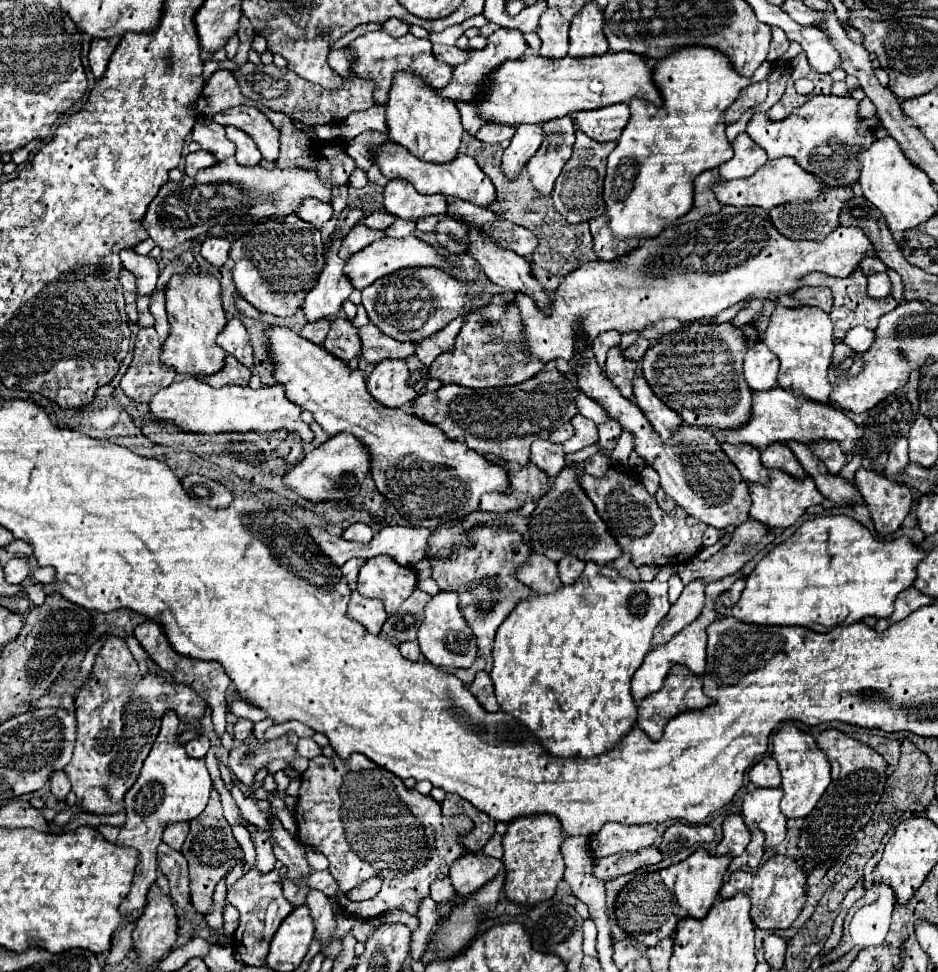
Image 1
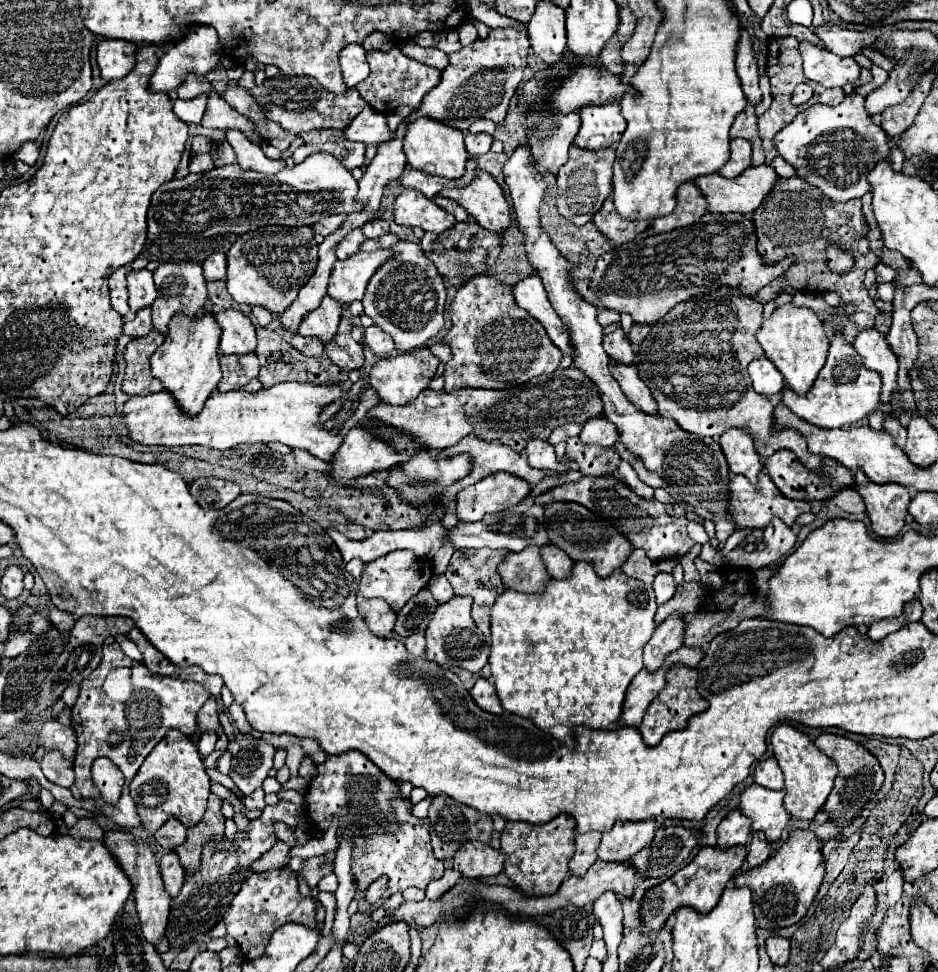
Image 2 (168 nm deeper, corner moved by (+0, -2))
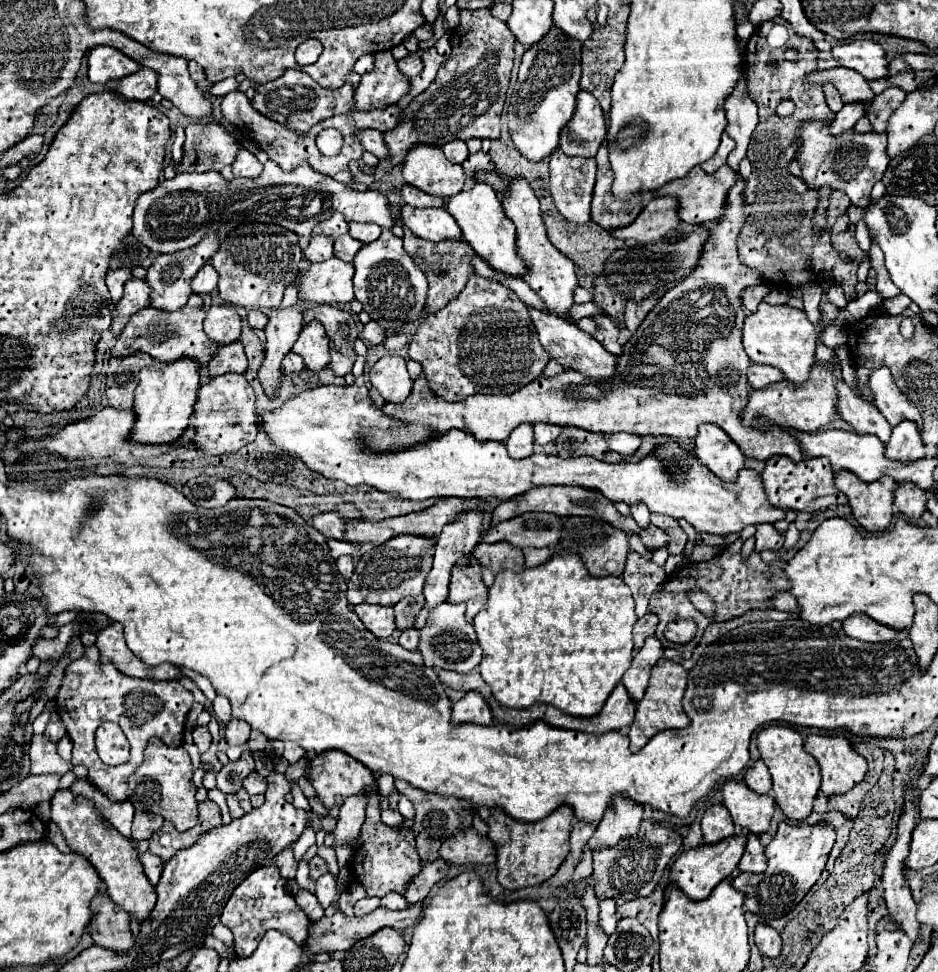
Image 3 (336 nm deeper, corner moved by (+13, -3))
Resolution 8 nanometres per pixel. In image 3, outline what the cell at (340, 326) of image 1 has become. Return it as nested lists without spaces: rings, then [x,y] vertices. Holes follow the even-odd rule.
[[[313,305],[305,309],[303,317],[307,321],[319,321],[329,337],[331,347],[331,371],[339,377],[345,377],[351,373],[351,367],[355,363],[355,351],[353,343],[359,339],[359,327],[355,317],[349,311],[343,311],[333,305]]]

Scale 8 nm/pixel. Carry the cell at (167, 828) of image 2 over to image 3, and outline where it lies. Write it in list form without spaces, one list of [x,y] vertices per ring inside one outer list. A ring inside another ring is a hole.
[[[135,811],[133,817],[133,839],[141,841],[141,839],[149,839],[155,831],[159,831],[163,827],[163,819],[159,815],[151,815],[147,811]]]

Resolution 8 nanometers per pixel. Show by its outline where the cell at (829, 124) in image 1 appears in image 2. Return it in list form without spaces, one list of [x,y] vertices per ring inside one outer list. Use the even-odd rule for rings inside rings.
[[[858,94],[846,96],[838,106],[814,104],[806,108],[774,136],[774,148],[778,150],[778,156],[796,168],[800,178],[818,186],[832,202],[862,198],[870,190],[870,184],[866,182],[870,164],[874,166],[878,158],[890,158],[886,132],[870,120],[864,98]]]

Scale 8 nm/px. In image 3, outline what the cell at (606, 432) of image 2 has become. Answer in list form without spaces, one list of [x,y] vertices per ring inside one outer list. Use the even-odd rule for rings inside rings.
[[[613,433],[613,435],[605,435],[605,439],[607,439],[609,447],[623,457],[633,455],[641,447],[641,437],[631,435],[631,433]]]

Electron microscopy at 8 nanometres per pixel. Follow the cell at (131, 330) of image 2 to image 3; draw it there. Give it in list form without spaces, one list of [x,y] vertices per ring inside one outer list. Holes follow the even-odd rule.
[[[195,293],[189,297],[187,305],[181,311],[167,313],[167,311],[161,311],[155,307],[145,307],[129,319],[123,335],[119,335],[115,339],[115,347],[113,347],[111,355],[127,357],[127,355],[141,351],[161,363],[173,363],[177,359],[193,359],[199,363],[199,367],[207,367],[209,361],[215,357],[219,345],[205,335],[203,319],[205,319],[205,301]]]

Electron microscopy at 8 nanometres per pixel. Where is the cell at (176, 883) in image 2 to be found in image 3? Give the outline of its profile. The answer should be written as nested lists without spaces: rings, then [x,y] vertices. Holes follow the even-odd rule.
[[[147,851],[147,853],[141,853],[141,855],[139,855],[139,861],[141,861],[141,865],[143,865],[143,869],[145,869],[145,875],[149,877],[151,885],[155,885],[157,879],[161,877],[163,861],[161,861],[157,855],[149,853],[149,851]]]

